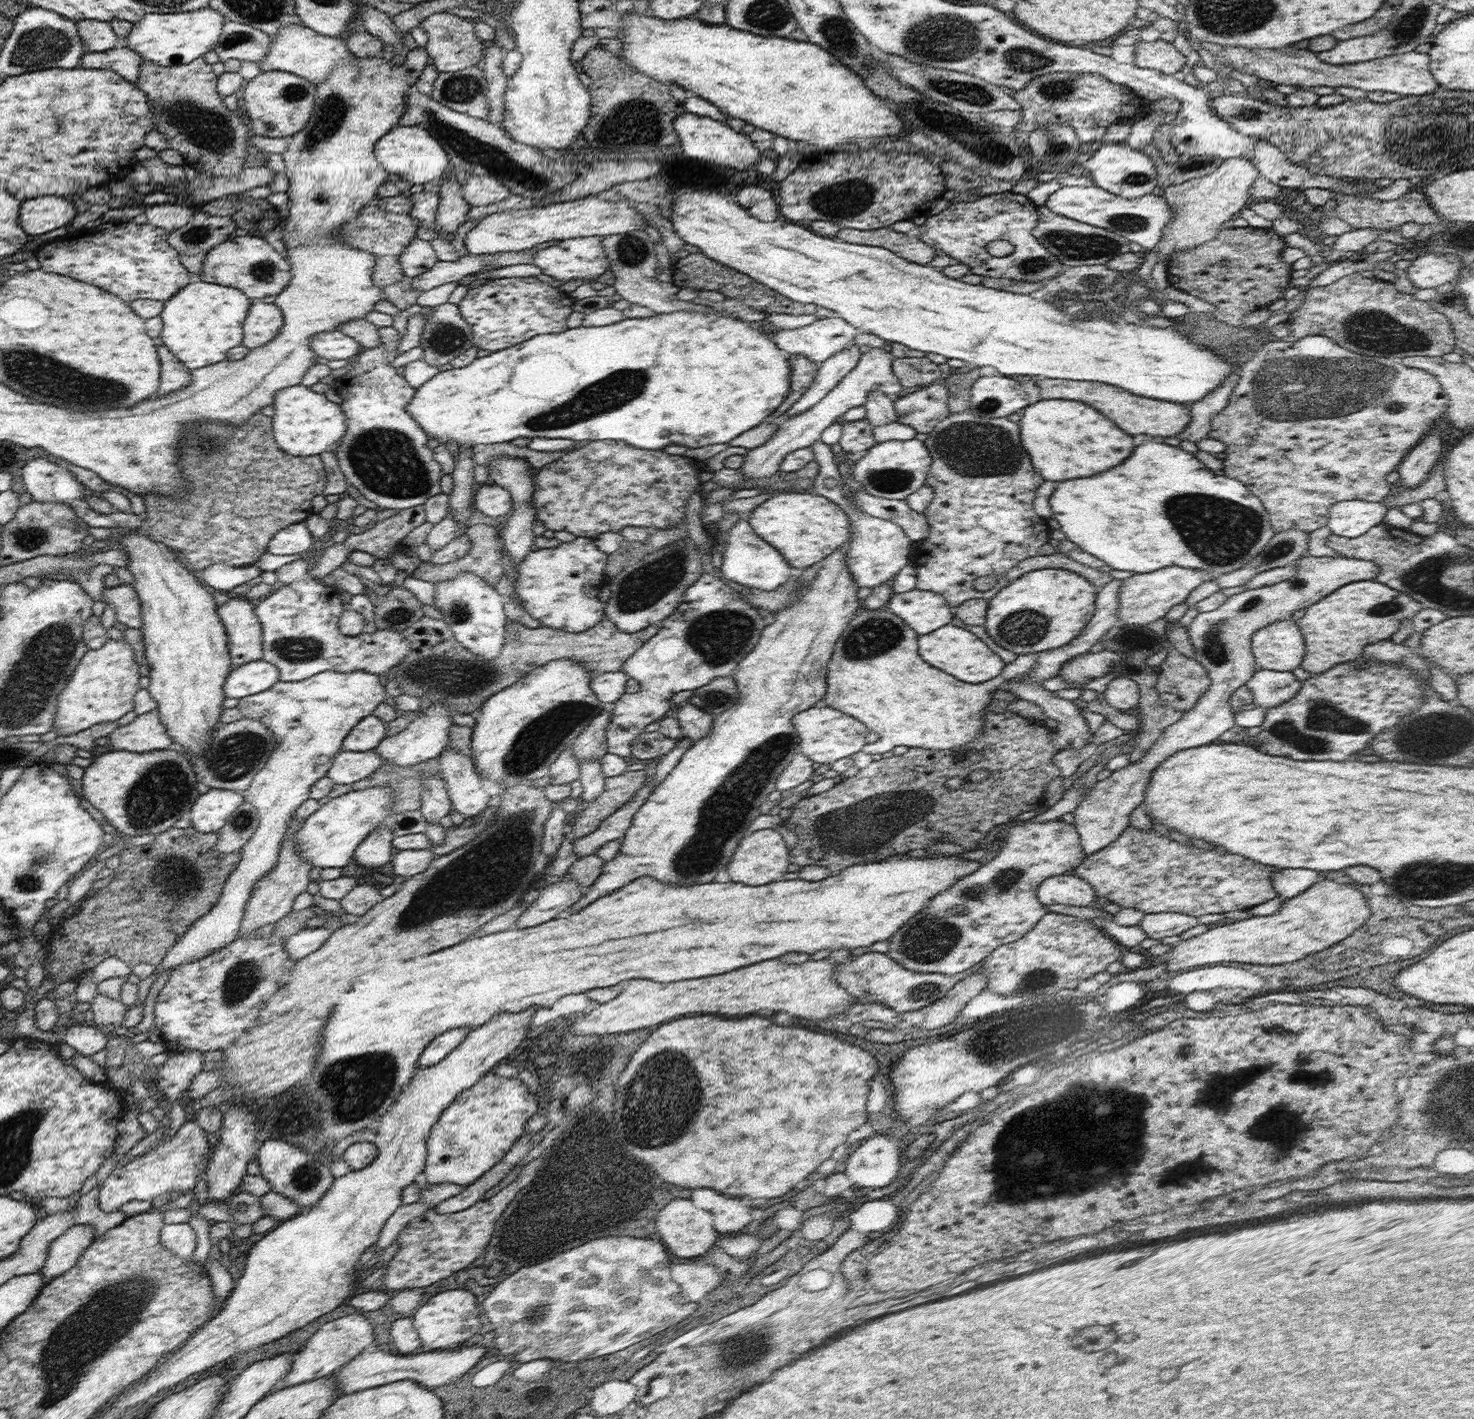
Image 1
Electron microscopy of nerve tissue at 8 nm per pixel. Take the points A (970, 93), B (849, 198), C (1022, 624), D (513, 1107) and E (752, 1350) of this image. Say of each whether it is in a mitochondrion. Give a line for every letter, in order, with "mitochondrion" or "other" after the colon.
A: mitochondrion
B: mitochondrion
C: mitochondrion
D: other
E: mitochondrion

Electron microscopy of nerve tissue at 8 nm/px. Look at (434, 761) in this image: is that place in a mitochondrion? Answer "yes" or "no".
no

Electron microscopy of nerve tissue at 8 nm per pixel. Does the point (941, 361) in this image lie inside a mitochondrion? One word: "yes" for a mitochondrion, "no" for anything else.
no

